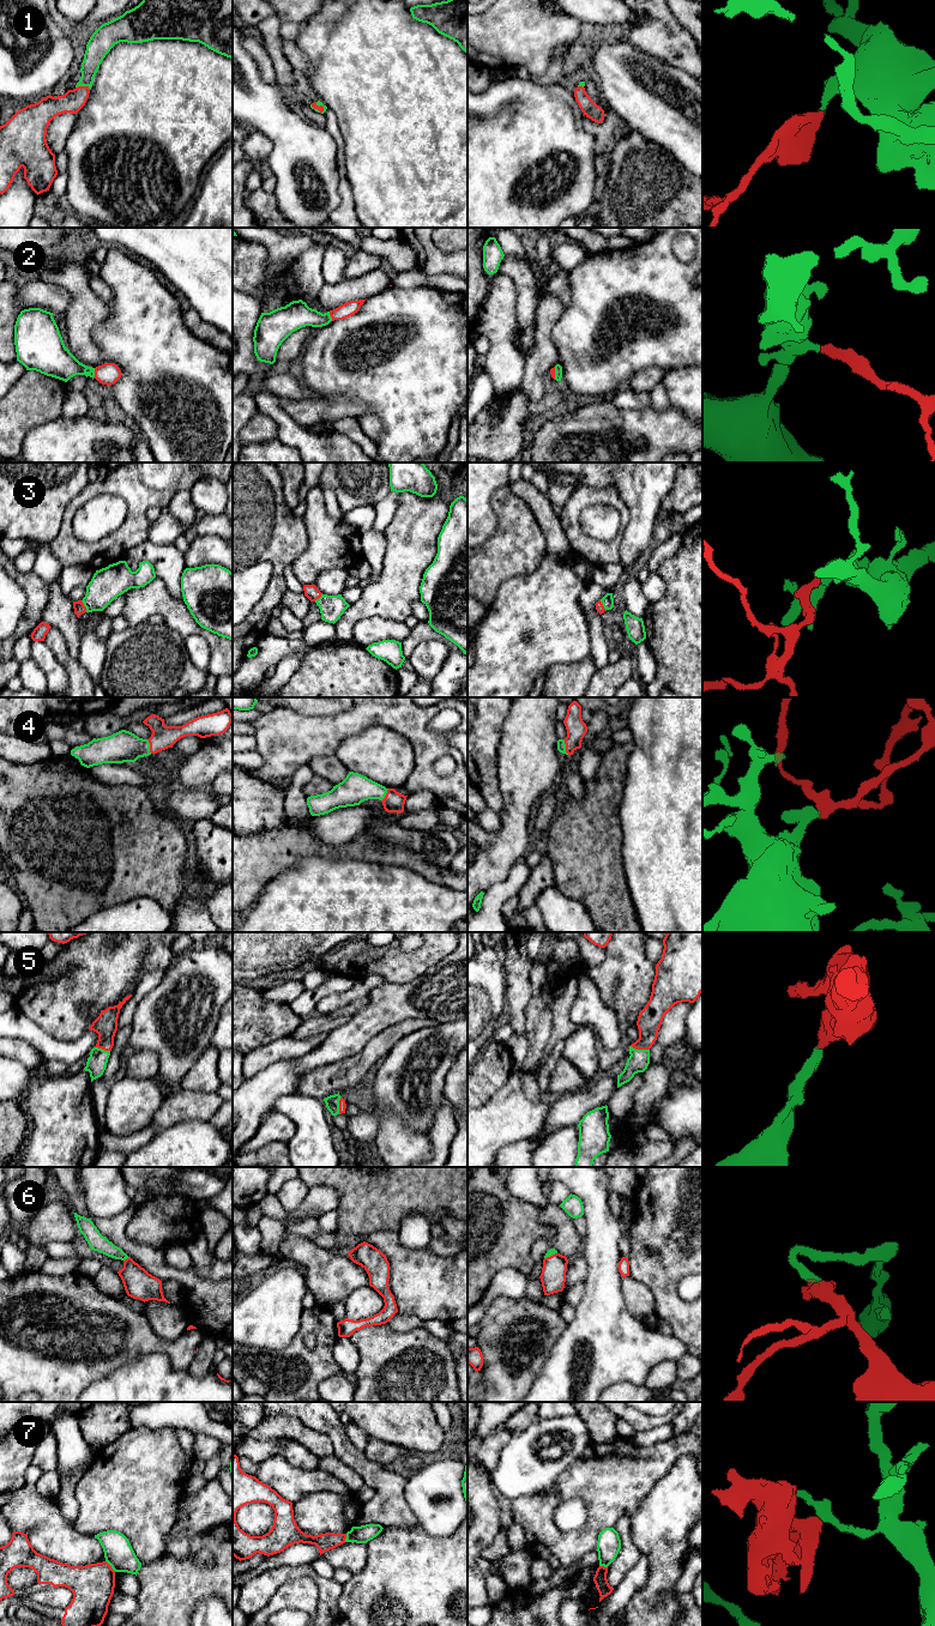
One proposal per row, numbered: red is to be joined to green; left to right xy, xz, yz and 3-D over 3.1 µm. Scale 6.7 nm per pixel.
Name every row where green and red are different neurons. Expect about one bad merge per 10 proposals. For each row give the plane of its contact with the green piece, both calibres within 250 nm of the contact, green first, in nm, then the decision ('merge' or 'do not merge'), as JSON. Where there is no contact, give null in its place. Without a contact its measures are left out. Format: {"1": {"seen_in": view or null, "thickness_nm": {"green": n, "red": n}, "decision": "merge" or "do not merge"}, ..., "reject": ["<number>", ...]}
{"1": {"seen_in": "xy", "thickness_nm": {"green": 140, "red": 150}, "decision": "merge"}, "2": {"seen_in": "xy", "thickness_nm": {"green": 200, "red": 150}, "decision": "merge"}, "3": {"seen_in": "xy", "thickness_nm": {"green": 220, "red": 70}, "decision": "merge"}, "4": {"seen_in": "yz", "thickness_nm": {"green": 60, "red": 140}, "decision": "merge"}, "5": {"seen_in": "yz", "thickness_nm": {"green": 140, "red": 160}, "decision": "merge"}, "6": {"seen_in": "xy", "thickness_nm": {"green": 120, "red": 200}, "decision": "merge"}, "7": {"seen_in": "xy", "thickness_nm": {"green": 190, "red": 280}, "decision": "do not merge"}, "reject": ["7"]}

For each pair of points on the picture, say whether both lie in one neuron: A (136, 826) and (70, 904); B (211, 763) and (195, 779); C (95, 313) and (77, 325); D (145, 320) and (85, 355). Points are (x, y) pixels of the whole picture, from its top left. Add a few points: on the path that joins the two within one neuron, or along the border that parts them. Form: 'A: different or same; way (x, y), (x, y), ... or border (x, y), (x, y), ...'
A: same; way (116, 845), (79, 884)
B: same; way (207, 767), (199, 775)
C: same; way (90, 313), (82, 320)
D: different; border (103, 320), (94, 330), (94, 340), (104, 362)

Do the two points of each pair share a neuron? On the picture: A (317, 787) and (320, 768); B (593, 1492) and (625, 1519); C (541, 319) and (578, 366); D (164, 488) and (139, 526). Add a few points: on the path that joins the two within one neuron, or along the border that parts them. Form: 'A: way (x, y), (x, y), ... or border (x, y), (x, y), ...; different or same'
A: border (314, 774), (327, 779), (333, 785); different
B: border (629, 1512), (625, 1512), (613, 1527); different
C: border (565, 307), (552, 331), (558, 360); different
D: way (154, 495), (139, 509), (139, 515); same

